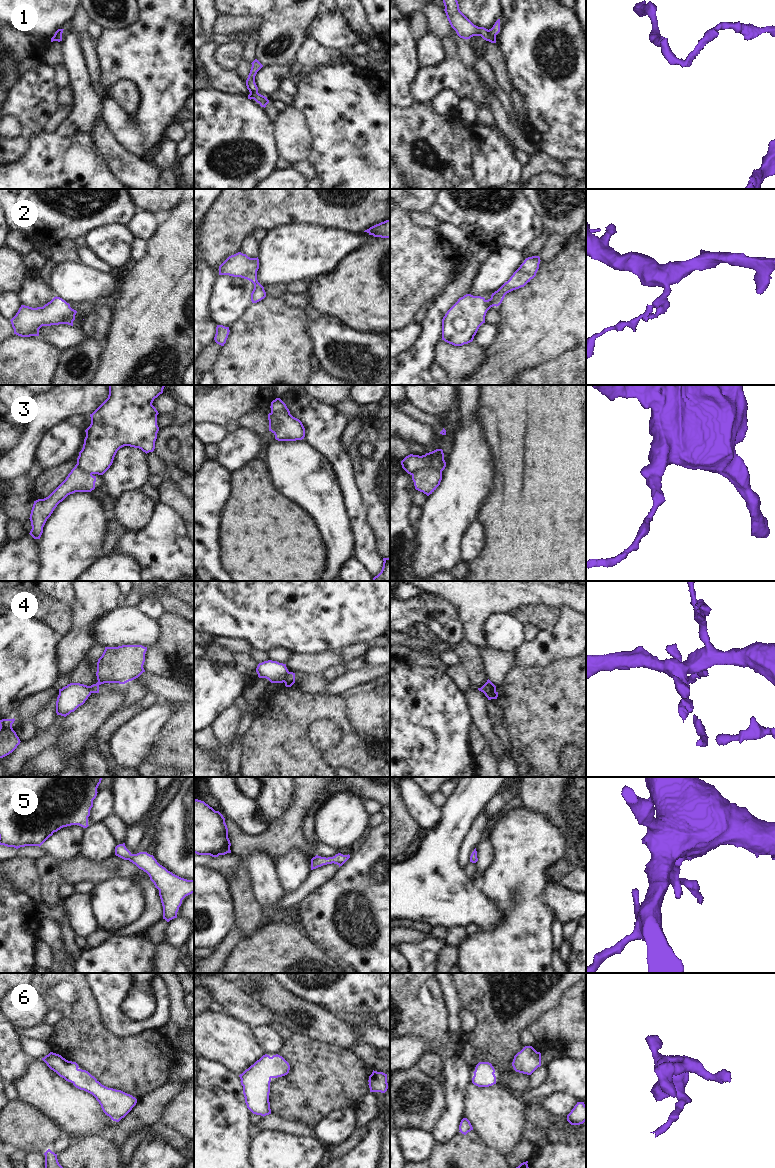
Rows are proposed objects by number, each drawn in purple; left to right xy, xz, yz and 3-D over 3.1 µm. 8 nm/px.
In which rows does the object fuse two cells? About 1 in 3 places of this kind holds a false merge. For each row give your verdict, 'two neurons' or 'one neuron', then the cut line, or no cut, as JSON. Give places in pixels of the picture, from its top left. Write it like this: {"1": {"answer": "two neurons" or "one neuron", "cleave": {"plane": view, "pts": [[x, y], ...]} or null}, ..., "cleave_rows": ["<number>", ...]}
{"1": {"answer": "two neurons", "cleave": {"plane": "yz", "pts": [[487, 30], [489, 40]]}}, "2": {"answer": "one neuron", "cleave": null}, "3": {"answer": "two neurons", "cleave": {"plane": "yz", "pts": [[441, 471], [435, 468], [420, 468], [412, 475]]}}, "4": {"answer": "two neurons", "cleave": {"plane": "xz", "pts": [[289, 672], [283, 681]]}}, "5": {"answer": "one neuron", "cleave": null}, "6": {"answer": "one neuron", "cleave": null}, "cleave_rows": ["1", "3", "4"]}

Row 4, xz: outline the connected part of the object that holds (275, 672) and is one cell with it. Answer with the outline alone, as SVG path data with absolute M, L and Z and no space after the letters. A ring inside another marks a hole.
M272 660L259 663L256 672L259 678L266 678L271 683L283 683L286 674L289 673L286 664Z

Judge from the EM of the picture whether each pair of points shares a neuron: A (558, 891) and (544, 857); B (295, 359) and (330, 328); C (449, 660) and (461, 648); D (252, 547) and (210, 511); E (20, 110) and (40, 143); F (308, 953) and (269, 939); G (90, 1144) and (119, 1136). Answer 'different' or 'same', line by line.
A: different
B: different
C: different
D: different
E: different
F: same
G: different

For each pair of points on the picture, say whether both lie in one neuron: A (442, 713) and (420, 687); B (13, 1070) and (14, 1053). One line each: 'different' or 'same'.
A: same
B: same

